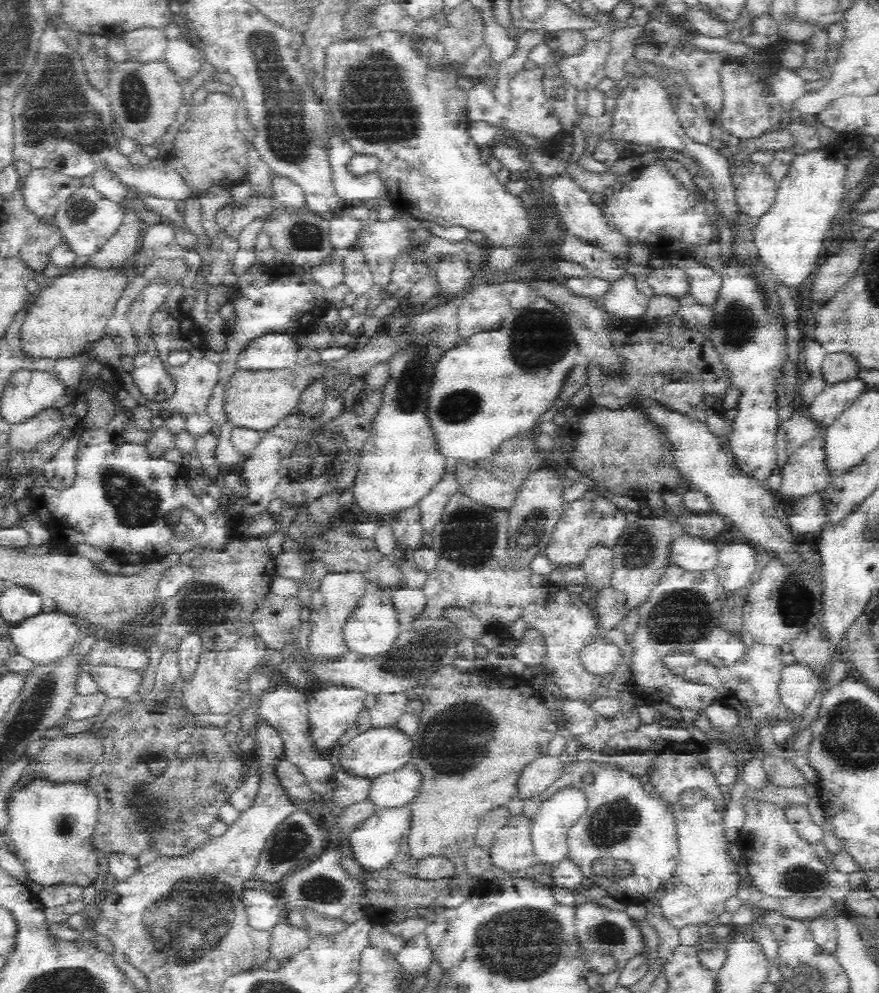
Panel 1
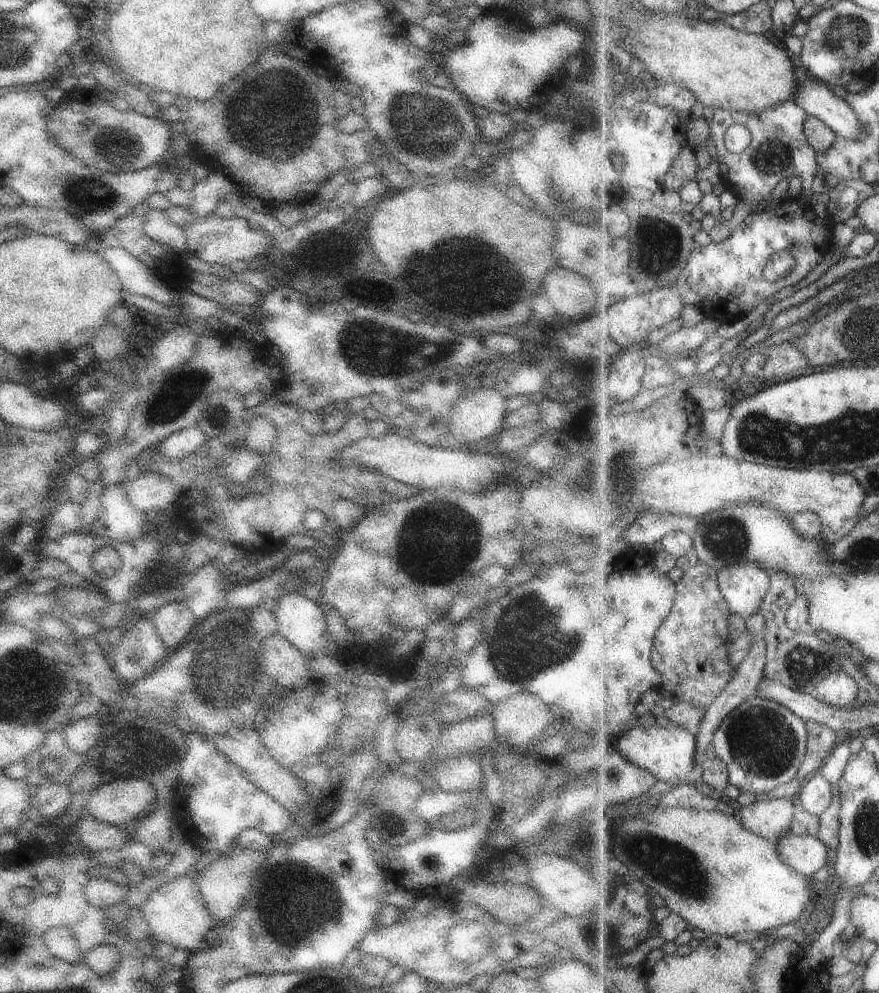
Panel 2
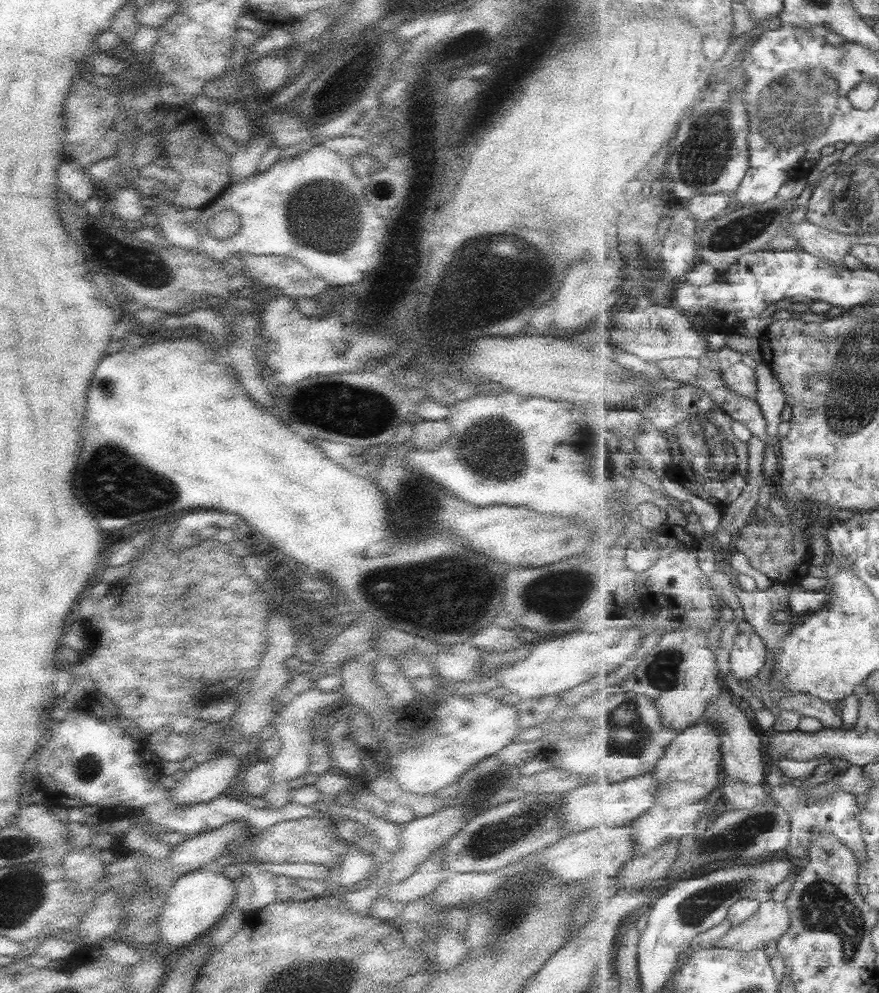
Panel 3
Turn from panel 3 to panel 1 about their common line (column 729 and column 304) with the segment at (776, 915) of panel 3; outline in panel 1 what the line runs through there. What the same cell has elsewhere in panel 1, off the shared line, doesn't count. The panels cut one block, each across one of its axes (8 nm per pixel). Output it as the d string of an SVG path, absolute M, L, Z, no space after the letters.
M285 920L274 926L270 933L269 955L284 963L294 954L304 950L310 942L310 937L303 931L294 928Z

